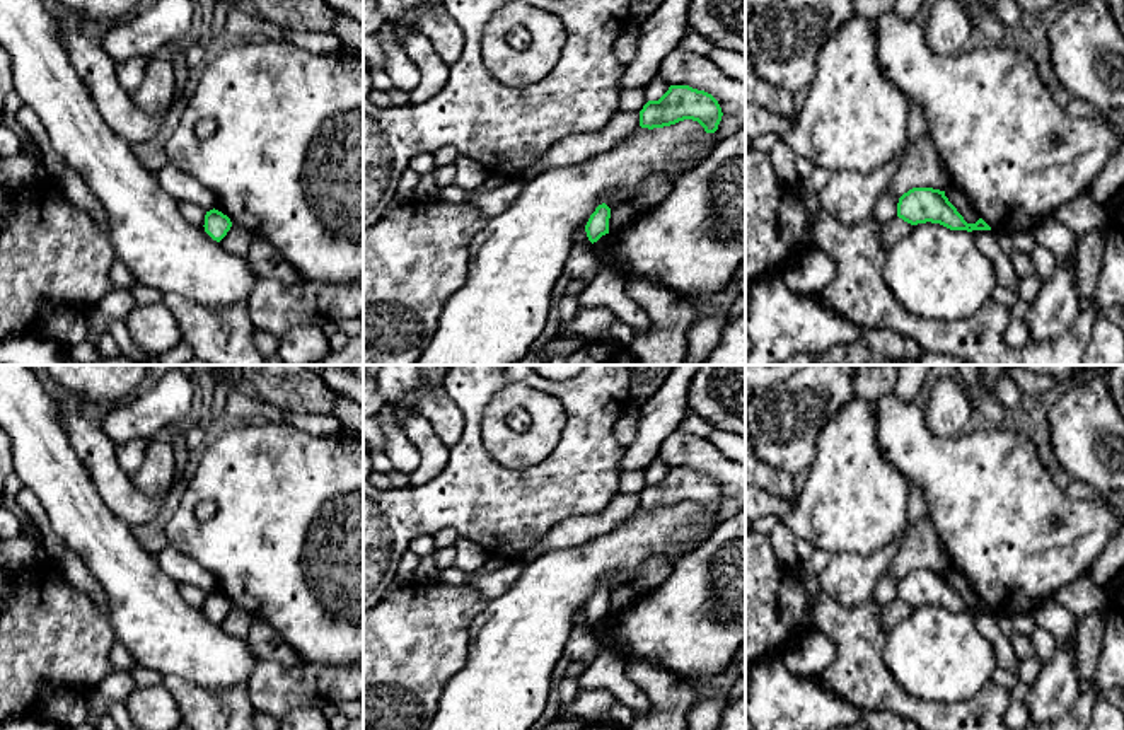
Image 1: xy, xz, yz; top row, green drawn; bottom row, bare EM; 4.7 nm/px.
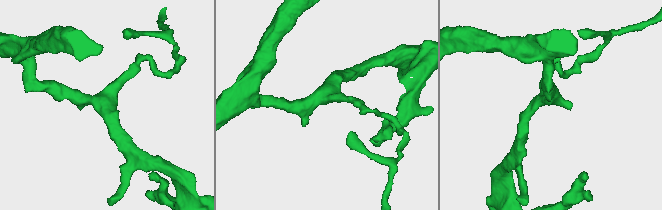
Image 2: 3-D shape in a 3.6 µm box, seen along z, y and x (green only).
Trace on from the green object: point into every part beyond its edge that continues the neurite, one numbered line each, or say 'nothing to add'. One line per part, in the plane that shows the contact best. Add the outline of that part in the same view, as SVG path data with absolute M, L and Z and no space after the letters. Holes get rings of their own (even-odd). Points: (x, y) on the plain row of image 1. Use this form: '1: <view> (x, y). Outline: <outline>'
nothing to add

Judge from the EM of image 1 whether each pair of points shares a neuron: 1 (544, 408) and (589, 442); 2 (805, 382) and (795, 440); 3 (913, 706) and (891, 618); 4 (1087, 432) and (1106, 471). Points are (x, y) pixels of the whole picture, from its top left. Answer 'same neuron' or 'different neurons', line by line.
1: different neurons
2: same neuron
3: different neurons
4: same neuron

